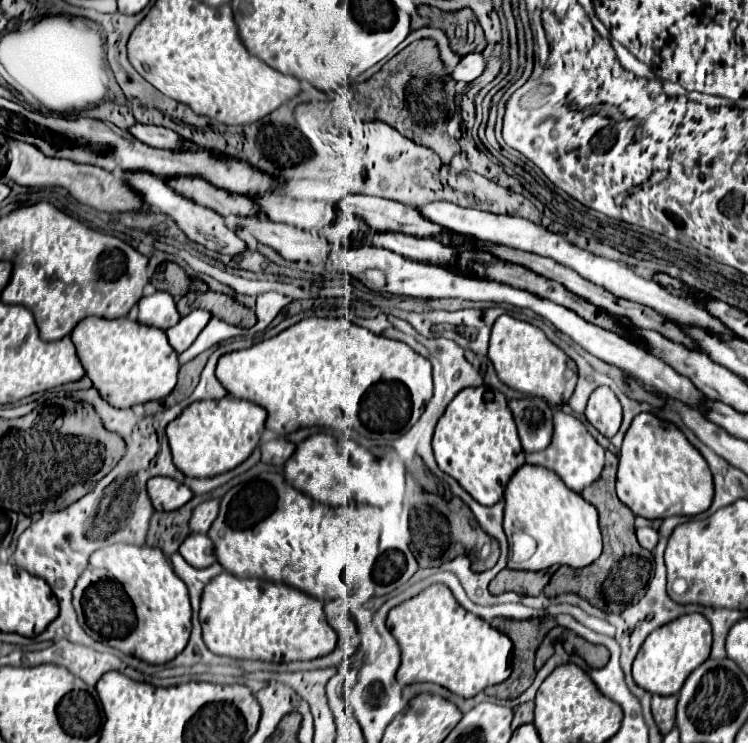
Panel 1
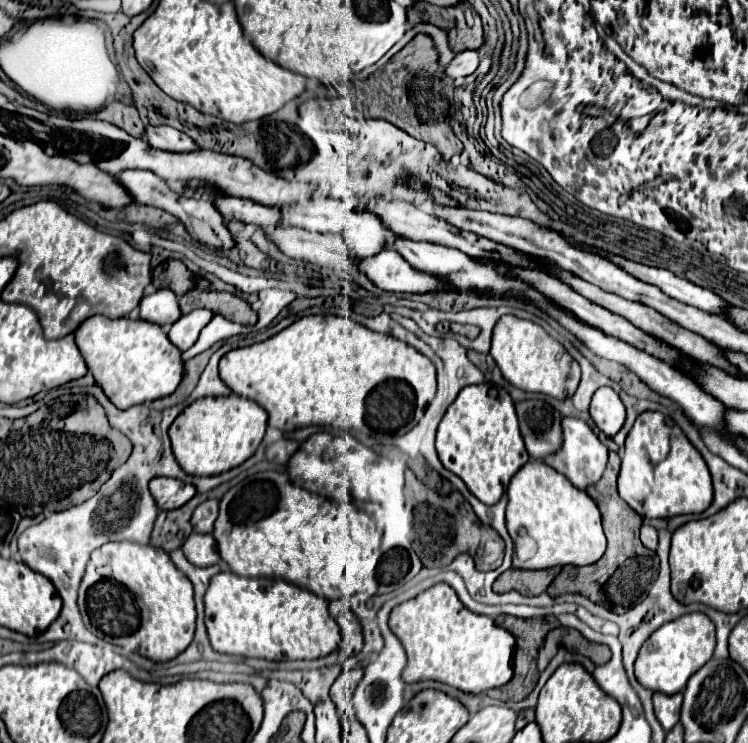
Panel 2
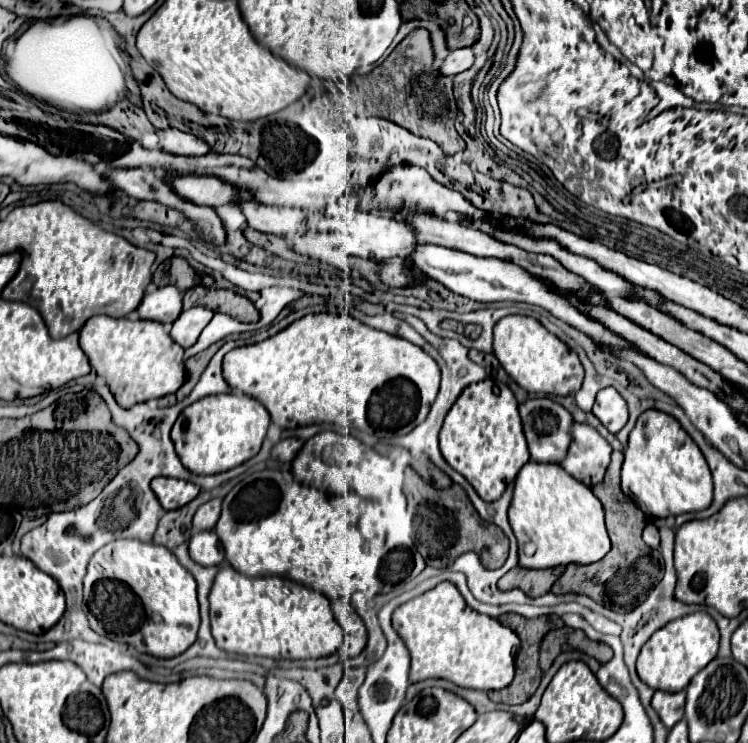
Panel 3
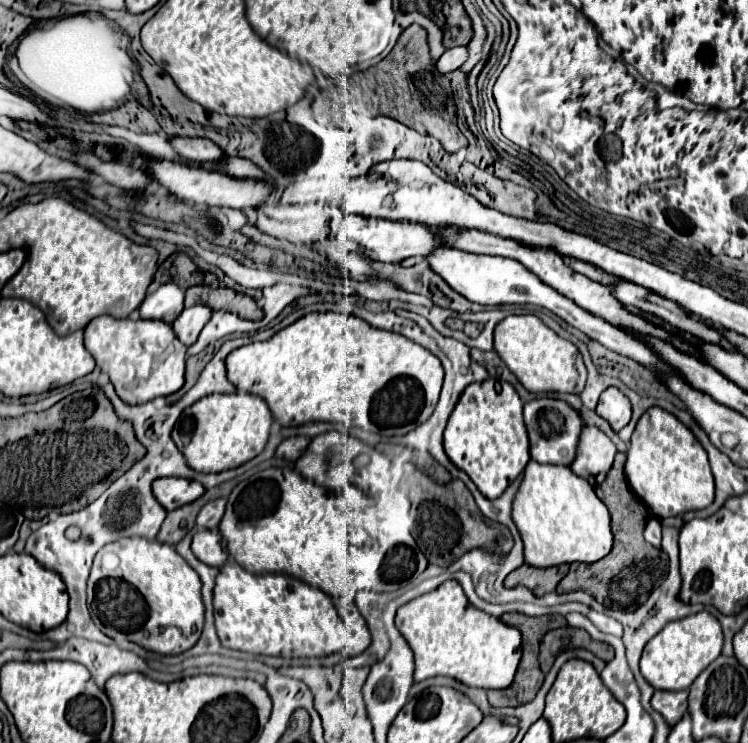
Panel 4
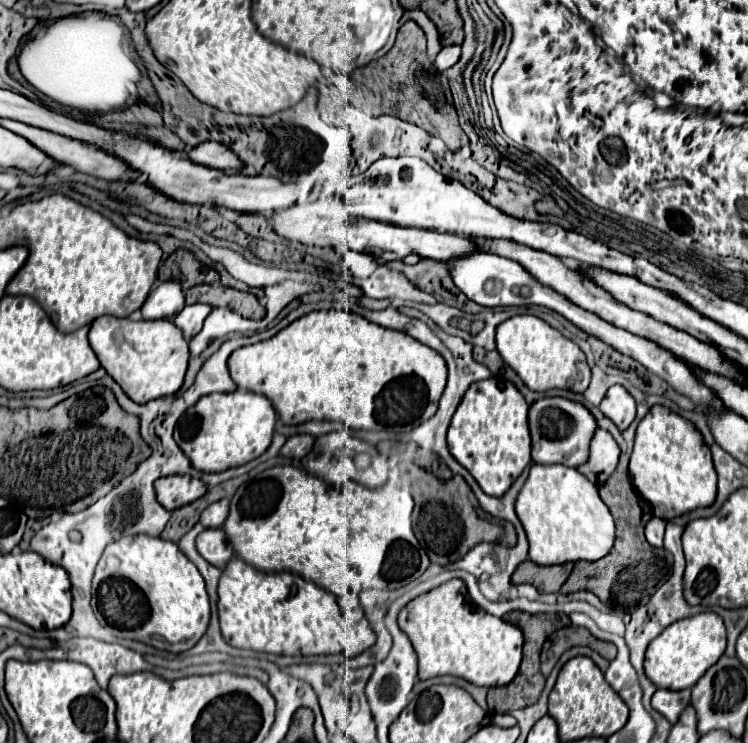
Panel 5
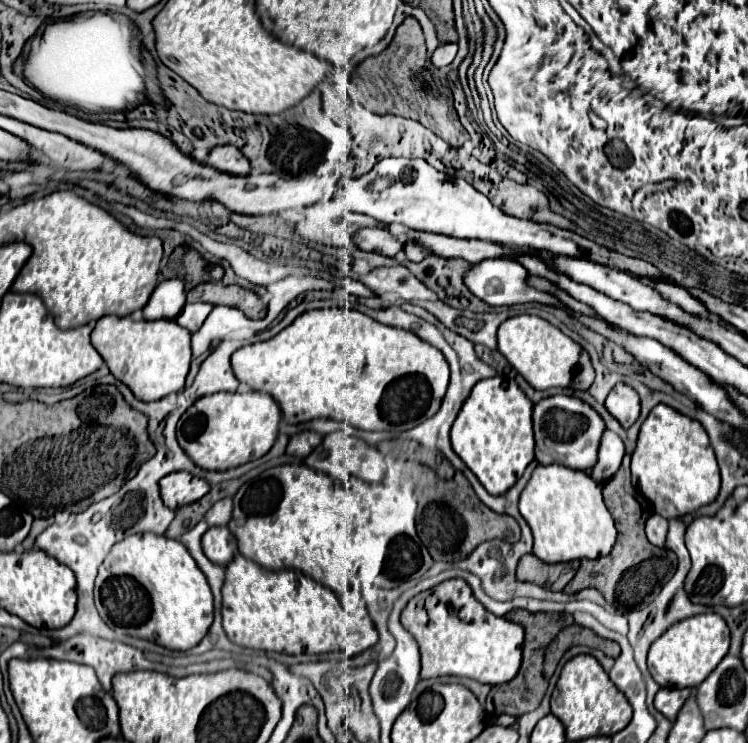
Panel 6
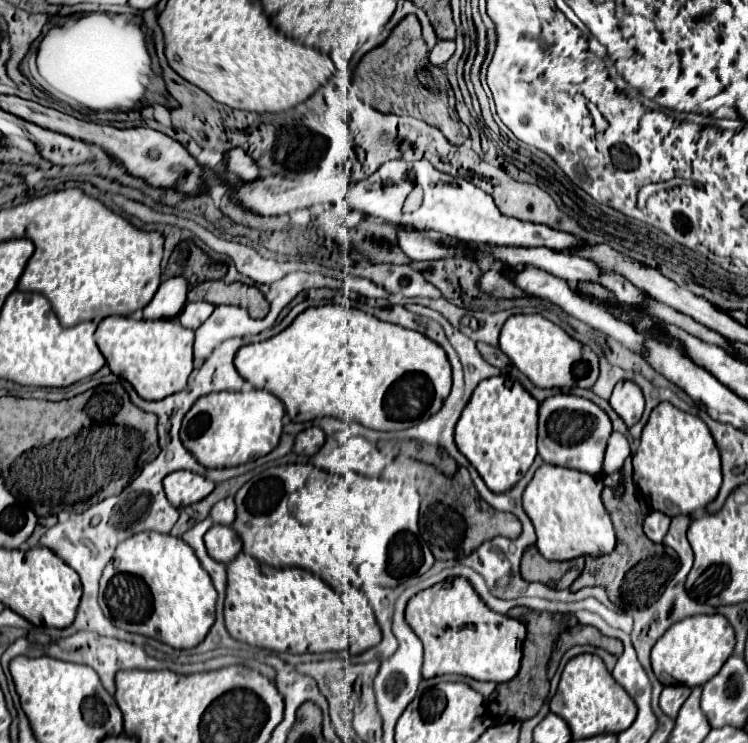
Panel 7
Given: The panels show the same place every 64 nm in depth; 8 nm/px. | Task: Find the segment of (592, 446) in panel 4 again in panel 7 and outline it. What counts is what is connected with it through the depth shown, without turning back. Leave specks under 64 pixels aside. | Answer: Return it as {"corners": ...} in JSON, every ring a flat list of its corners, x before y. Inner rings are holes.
{"corners":[[612,432,610,440,608,440,608,448,606,448,606,458,604,458,602,474,612,474,618,468,622,468,622,464,624,464,624,460,628,456,632,456,628,438,624,434,620,434,620,432]]}

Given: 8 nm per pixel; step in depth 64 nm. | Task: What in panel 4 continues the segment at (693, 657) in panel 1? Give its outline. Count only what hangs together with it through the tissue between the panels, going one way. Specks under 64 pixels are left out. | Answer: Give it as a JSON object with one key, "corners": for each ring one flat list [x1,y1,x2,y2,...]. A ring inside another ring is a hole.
{"corners":[[704,610,666,624,666,628,646,644,640,672,656,690,686,690,692,686,692,680,696,680,696,676,700,676,700,672,720,656,722,646,722,626,716,616]]}

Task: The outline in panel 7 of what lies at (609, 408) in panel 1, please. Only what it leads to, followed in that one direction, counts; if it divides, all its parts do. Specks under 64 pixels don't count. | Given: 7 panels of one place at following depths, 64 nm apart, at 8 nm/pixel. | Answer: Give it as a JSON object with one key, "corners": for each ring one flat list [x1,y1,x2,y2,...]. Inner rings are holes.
{"corners":[[620,380,614,386,614,392,610,396,610,406,618,412,618,416,630,426,634,426,644,412,644,394,640,386,632,380]]}

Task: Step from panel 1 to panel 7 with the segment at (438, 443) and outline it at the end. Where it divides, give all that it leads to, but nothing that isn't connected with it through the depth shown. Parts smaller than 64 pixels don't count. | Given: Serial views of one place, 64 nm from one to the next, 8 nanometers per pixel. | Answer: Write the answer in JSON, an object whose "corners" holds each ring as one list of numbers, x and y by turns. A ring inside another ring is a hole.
{"corners":[[504,374,482,380,466,404,454,440,492,492,506,492,532,466,538,440,538,408,540,402,518,380]]}

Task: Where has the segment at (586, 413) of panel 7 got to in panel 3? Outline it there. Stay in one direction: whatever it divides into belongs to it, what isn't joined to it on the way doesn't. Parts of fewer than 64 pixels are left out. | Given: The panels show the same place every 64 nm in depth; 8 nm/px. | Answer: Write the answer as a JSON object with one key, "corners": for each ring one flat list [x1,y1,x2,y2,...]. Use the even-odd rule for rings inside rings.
{"corners":[[534,398,520,404,520,416,522,416,522,426,524,426,532,460,544,462,544,464,558,464,558,460,564,460,568,452,568,444,572,440,570,438,570,430,574,424,572,414,562,404,550,398]]}

